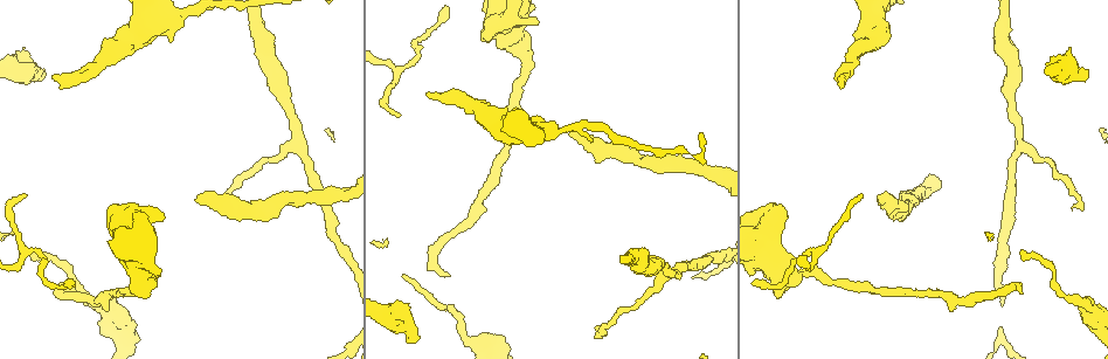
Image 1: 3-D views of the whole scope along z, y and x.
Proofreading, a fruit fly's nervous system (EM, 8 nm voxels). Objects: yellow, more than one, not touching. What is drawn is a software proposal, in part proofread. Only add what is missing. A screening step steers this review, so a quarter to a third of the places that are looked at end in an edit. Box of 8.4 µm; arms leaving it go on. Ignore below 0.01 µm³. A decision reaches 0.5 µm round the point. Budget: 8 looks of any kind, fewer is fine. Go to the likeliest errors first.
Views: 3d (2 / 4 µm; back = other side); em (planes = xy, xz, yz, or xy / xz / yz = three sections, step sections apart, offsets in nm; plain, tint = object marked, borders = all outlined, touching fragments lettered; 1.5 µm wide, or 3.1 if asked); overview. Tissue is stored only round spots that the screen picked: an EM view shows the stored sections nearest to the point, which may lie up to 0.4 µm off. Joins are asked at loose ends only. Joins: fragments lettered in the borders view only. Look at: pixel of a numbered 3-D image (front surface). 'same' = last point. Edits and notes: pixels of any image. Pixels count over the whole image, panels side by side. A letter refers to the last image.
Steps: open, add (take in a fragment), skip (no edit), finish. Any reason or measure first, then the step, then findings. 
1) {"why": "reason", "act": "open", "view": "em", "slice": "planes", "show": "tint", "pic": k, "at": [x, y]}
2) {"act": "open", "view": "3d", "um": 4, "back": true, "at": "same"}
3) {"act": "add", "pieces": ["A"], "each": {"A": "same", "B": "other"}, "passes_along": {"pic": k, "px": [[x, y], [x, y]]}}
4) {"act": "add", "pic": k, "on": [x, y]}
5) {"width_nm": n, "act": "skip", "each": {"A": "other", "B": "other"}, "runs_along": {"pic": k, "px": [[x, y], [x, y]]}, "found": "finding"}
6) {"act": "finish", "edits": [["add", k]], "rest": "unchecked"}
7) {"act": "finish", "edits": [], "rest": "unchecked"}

{"act": "open", "view": "3d", "um": 2, "back": true, "pic": 1, "at": [52, 78]}

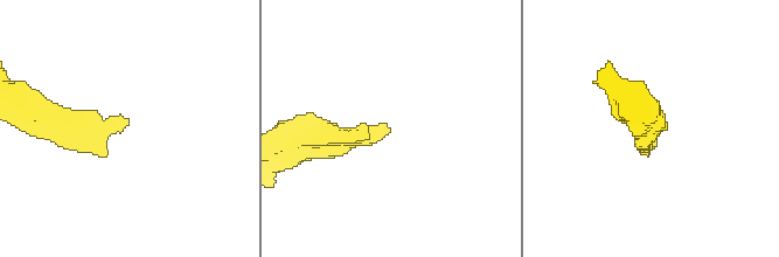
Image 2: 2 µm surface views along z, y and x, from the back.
{"why": "need the tissue", "act": "open", "view": "em", "slice": "planes", "show": "borders", "pic": 2, "at": [389, 129]}

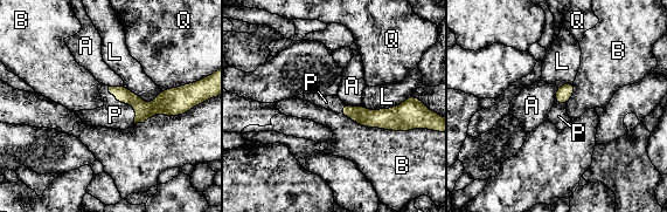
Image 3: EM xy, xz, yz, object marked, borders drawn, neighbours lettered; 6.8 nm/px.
{"act": "add", "pieces": ["P"], "each": {"A": "other", "B": "other", "L": "other", "P": "same", "Q": "other"}, "passes_along": {"pic": 3, "px": [[162, 103], [126, 103], [115, 115]]}, "found": "it goes on there"}

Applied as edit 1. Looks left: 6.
{"why": "thin end", "act": "open", "view": "em", "slice": "yz", "step": 4, "show": "tint", "pic": 1, "at": [862, 195]}

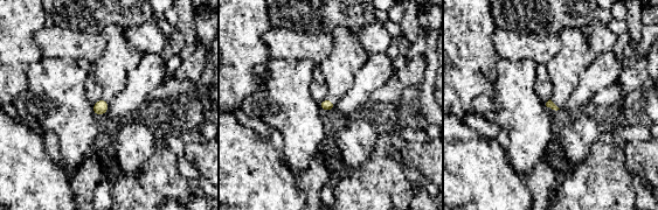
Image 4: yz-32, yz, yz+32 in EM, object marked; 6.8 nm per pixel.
{"why": "cut it another way", "act": "open", "view": "em", "slice": "planes", "show": "borders", "at": "same"}

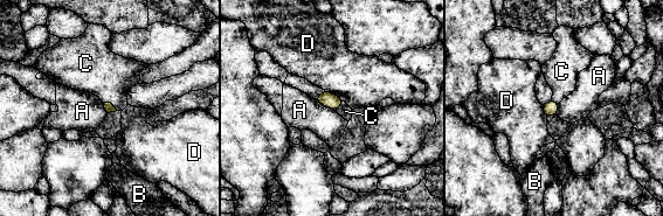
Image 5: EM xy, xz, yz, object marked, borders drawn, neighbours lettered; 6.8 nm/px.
{"width_nm": 70, "act": "add", "pieces": ["C"], "each": {"A": "other", "B": "other", "C": "same", "D": "other"}, "found": "it goes on there"}

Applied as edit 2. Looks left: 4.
{"act": "finish", "edits": [["add", 3], ["add", 5]], "rest": "unchecked"}

